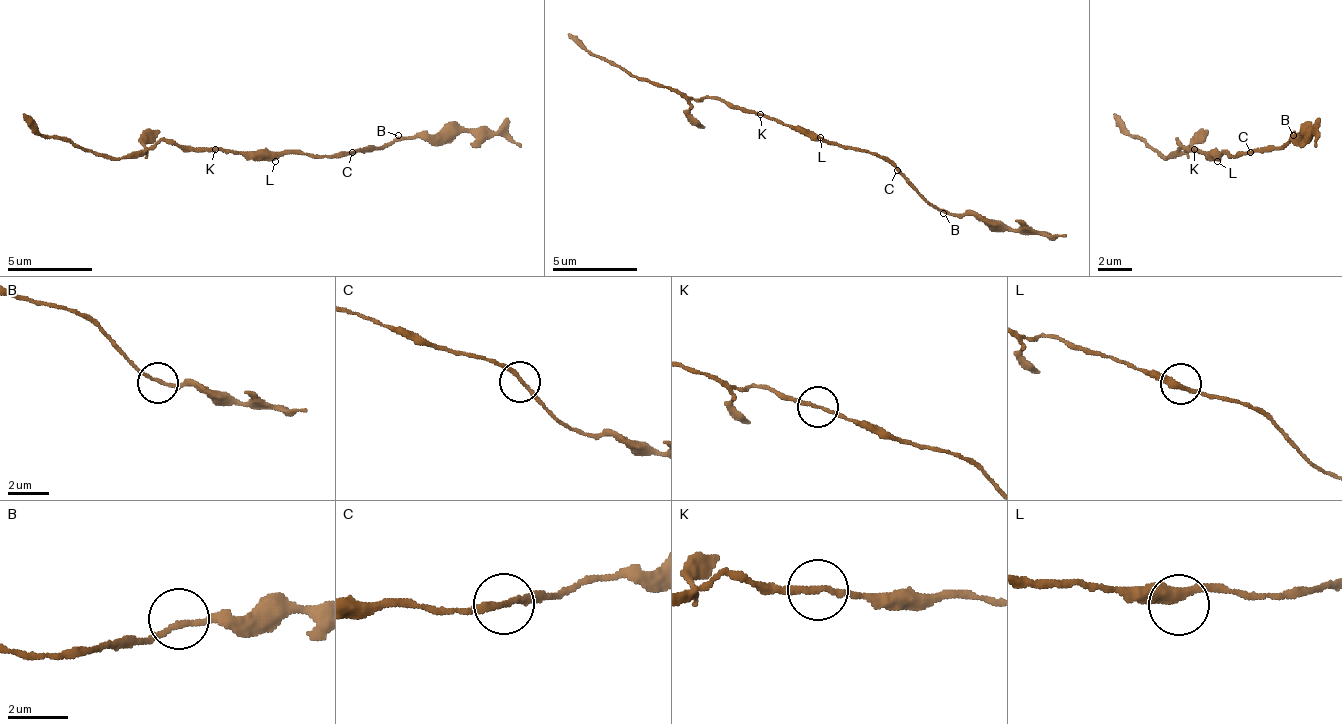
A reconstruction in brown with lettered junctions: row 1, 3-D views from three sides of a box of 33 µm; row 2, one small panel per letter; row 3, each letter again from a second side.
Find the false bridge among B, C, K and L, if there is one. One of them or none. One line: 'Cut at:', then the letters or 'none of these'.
Cut at: none of these

